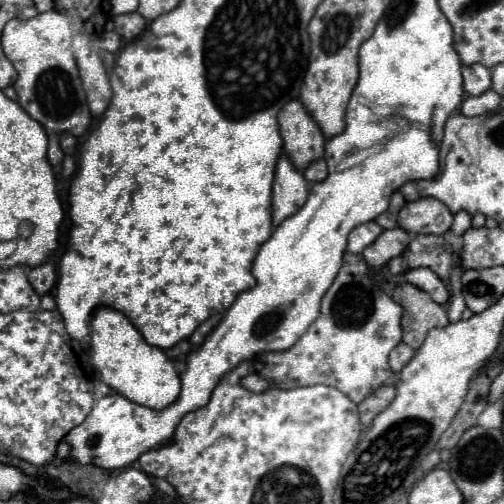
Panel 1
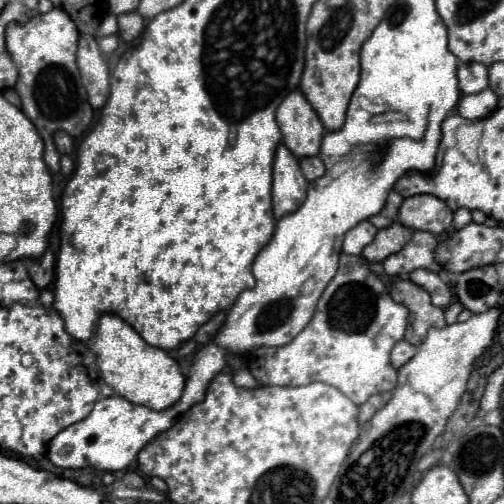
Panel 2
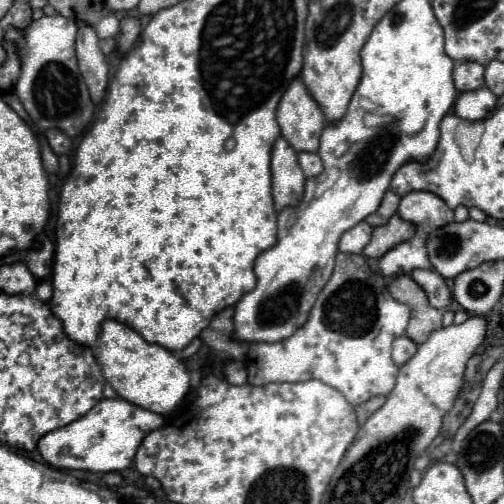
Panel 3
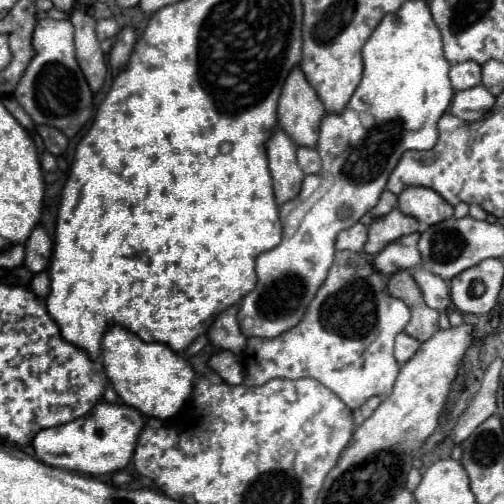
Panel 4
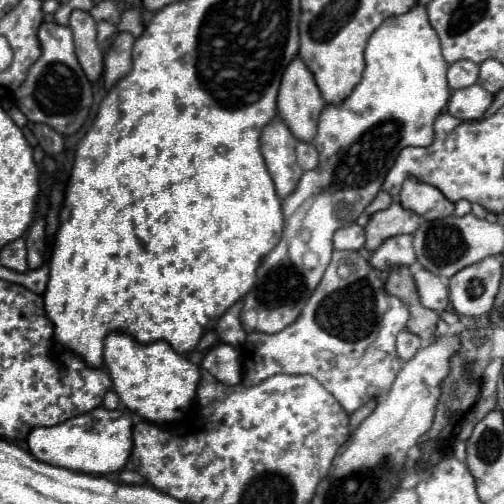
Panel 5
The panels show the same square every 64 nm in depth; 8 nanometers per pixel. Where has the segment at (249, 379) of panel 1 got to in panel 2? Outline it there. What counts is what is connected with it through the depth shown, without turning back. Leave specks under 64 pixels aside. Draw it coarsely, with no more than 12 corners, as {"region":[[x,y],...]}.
{"region":[[236,370],[234,384],[258,388],[256,378],[248,370]]}

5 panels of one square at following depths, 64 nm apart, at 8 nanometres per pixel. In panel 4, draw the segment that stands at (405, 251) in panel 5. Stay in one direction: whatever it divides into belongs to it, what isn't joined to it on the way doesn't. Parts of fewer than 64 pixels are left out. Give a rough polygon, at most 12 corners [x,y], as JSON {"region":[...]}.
{"region":[[404,236],[376,256],[374,266],[390,276],[422,264],[416,242]]}

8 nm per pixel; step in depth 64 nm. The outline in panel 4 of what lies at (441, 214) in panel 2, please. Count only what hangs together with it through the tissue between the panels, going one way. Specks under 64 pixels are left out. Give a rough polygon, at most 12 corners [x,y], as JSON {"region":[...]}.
{"region":[[406,188],[398,196],[404,214],[432,226],[454,208],[430,188]]}

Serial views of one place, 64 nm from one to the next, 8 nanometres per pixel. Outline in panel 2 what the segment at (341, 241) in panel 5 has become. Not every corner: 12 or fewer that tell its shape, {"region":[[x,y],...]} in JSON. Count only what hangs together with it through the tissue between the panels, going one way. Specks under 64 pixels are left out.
{"region":[[368,220],[346,234],[342,250],[362,254],[378,228]]}

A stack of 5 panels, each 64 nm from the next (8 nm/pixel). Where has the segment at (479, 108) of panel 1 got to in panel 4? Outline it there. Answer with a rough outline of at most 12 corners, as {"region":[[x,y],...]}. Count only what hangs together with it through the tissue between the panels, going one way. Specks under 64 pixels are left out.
{"region":[[484,86],[454,94],[450,112],[476,122],[496,98]]}

